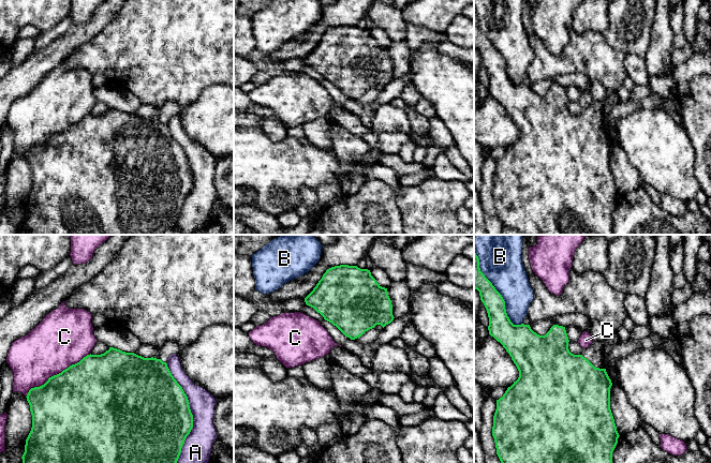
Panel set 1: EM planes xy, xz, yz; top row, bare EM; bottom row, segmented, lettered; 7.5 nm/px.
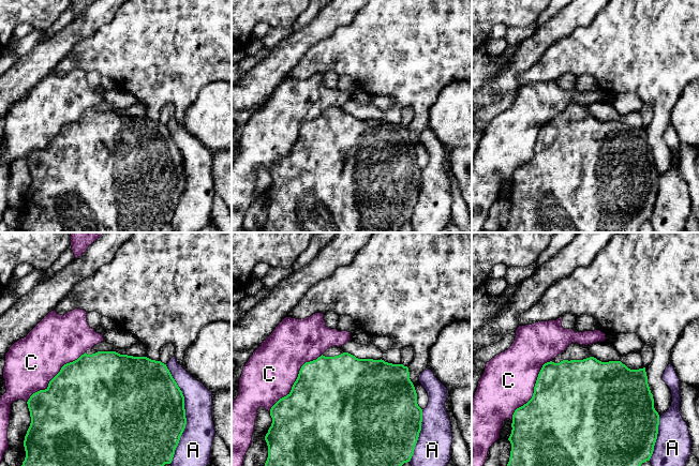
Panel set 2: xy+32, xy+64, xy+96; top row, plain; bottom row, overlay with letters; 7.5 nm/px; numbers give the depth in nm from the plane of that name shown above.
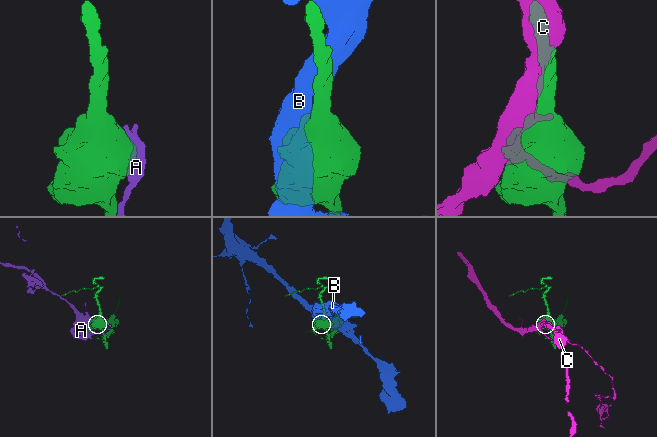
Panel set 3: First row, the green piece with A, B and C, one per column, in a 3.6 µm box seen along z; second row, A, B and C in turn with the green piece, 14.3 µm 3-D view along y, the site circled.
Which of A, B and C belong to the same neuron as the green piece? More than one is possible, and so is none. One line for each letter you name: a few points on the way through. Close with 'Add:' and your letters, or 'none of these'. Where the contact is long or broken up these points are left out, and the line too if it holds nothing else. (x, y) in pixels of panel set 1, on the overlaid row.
Add: none of these

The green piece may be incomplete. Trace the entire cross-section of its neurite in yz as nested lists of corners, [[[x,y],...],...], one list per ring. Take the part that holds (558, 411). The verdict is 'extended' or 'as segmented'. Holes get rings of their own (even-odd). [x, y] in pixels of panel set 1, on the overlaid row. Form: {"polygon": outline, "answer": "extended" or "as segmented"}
{"polygon": [[[474,251],[474,288],[479,292],[489,317],[489,334],[500,342],[512,357],[519,377],[497,400],[492,436],[501,463],[612,463],[612,452],[619,433],[610,409],[611,379],[606,372],[605,347],[620,342],[616,331],[608,330],[607,338],[593,342],[580,355],[568,349],[565,327],[553,325],[545,335],[534,332],[530,325],[514,325],[507,316],[505,301],[479,268]]], "answer": "extended"}

